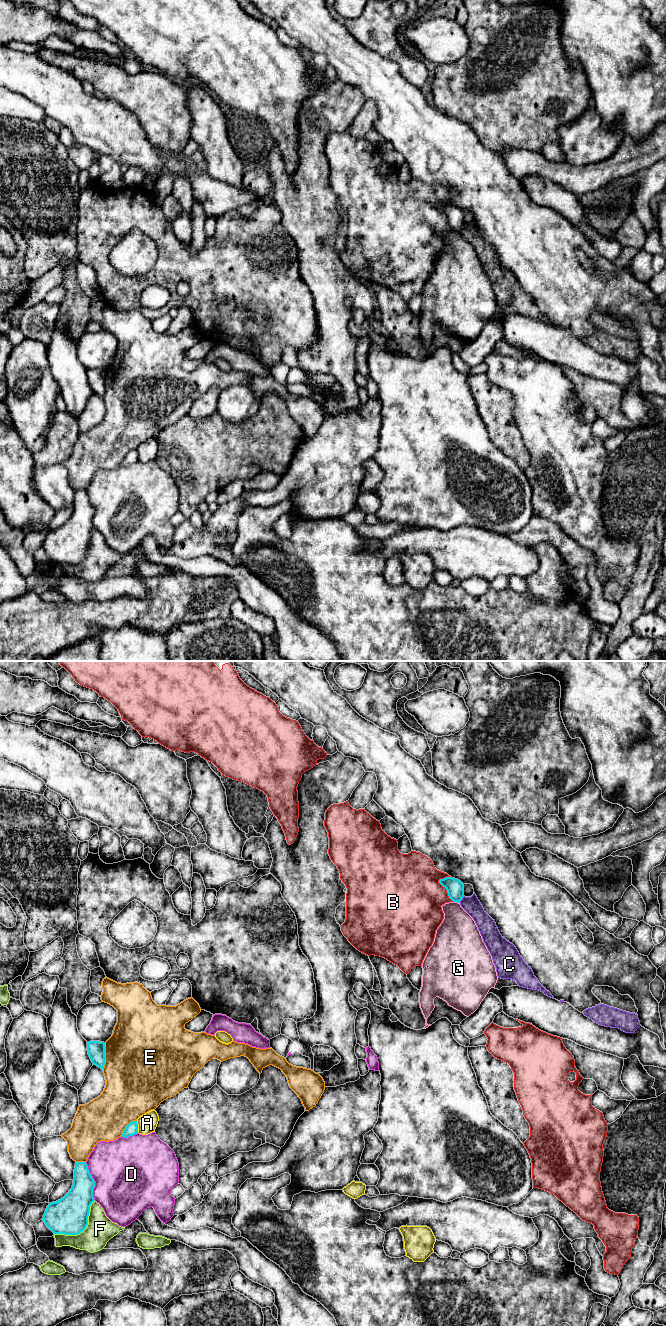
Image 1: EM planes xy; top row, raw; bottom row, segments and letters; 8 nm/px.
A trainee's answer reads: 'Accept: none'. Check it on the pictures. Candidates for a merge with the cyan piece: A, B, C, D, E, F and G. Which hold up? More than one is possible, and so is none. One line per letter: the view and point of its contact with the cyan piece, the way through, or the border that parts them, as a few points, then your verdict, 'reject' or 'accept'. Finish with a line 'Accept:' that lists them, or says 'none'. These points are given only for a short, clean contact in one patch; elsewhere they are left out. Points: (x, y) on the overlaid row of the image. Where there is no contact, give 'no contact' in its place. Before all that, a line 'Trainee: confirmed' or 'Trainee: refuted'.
Trainee: confirmed
A: contact xy (137, 1127); reject
B: contact xy (446, 889); reject
C: contact xy (461, 899); reject
D: contact xy (94, 1181); reject
E: contact xy (104, 1056); reject
F: contact xy (83, 1230); reject
G: contact xy (457, 902); reject
Accept: none

